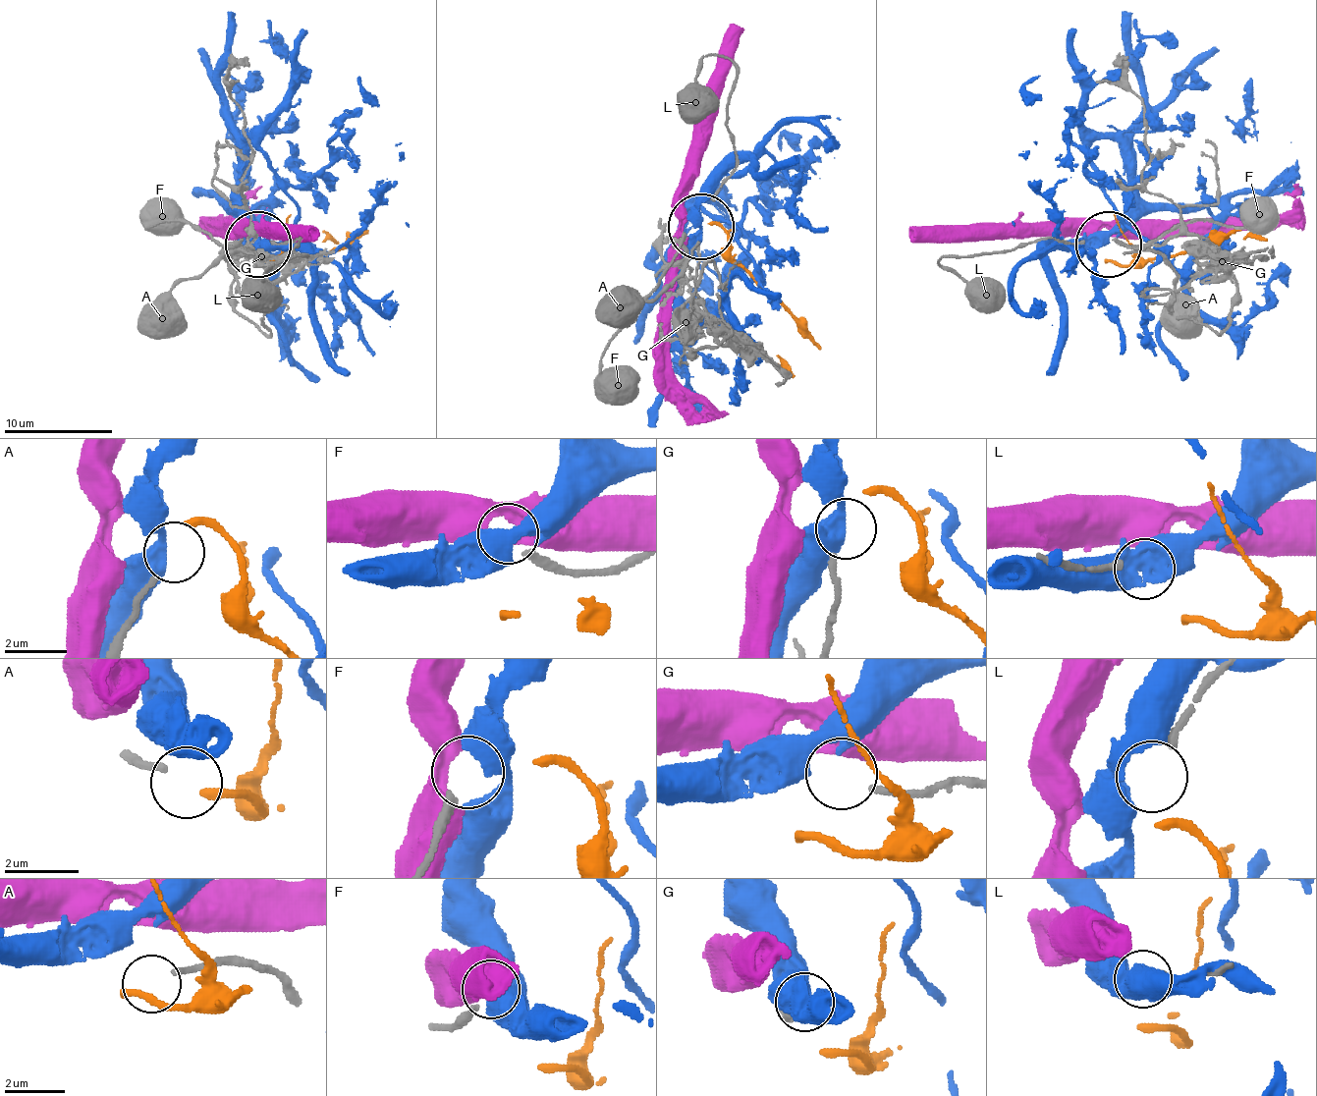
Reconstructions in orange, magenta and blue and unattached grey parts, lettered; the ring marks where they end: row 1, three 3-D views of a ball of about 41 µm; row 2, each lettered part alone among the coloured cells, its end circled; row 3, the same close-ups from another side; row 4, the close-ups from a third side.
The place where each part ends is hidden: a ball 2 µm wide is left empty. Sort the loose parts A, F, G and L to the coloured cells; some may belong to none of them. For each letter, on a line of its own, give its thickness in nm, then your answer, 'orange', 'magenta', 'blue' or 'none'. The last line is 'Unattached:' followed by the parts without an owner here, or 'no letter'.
A: calibre 180 nm; none
F: calibre 280 nm; none
G: calibre 180 nm; none
L: calibre 240 nm; none
Unattached: A, F, G, L

